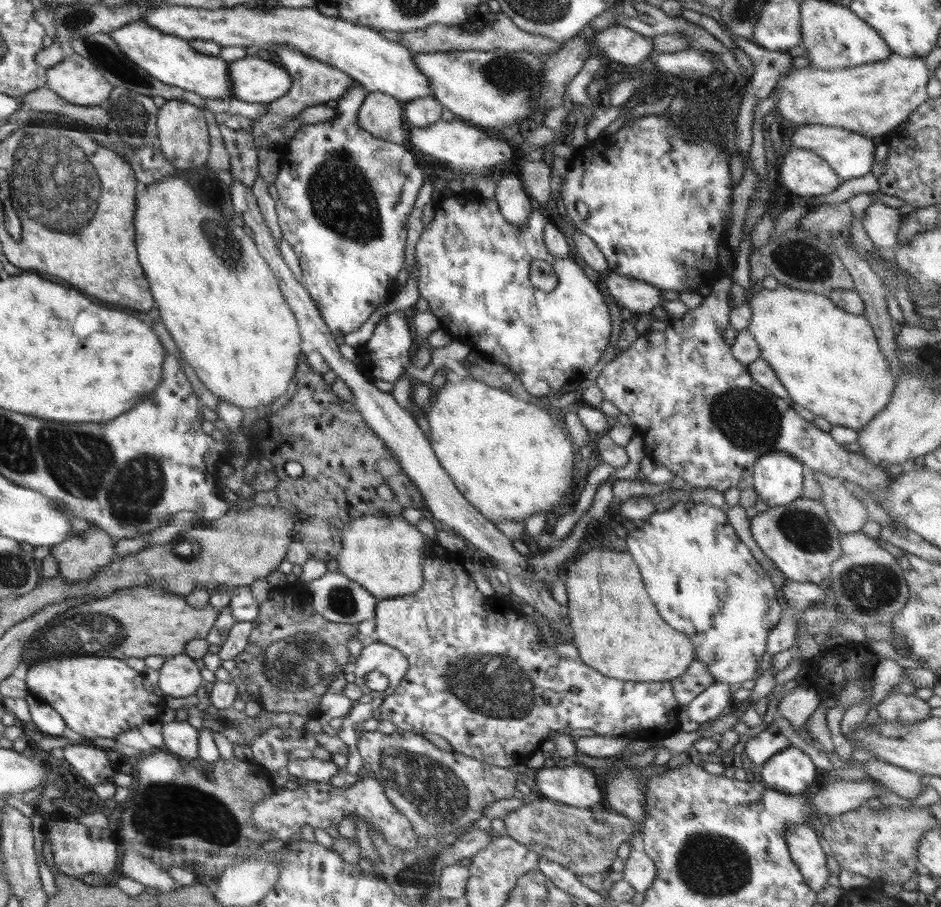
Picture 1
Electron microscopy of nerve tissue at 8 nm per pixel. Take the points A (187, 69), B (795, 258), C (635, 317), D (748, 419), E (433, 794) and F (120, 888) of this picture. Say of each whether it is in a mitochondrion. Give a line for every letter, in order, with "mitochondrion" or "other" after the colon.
A: other
B: mitochondrion
C: other
D: mitochondrion
E: mitochondrion
F: other

